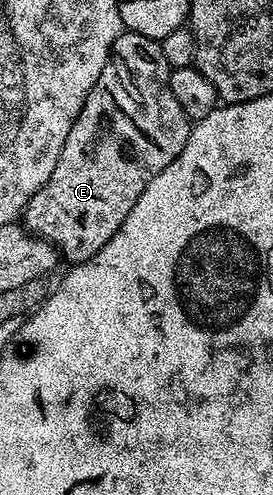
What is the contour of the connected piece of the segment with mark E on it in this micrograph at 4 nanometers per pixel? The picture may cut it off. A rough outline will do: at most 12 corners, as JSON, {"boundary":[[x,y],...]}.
{"boundary":[[124,32],[21,215],[105,248],[192,123],[160,43]]}

